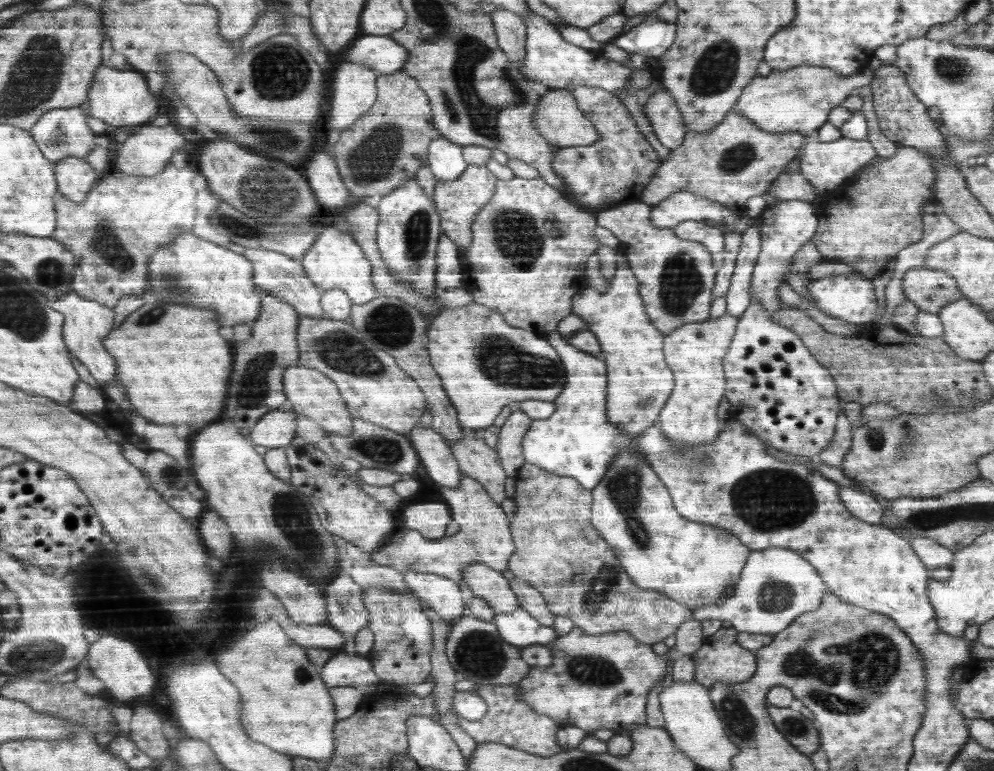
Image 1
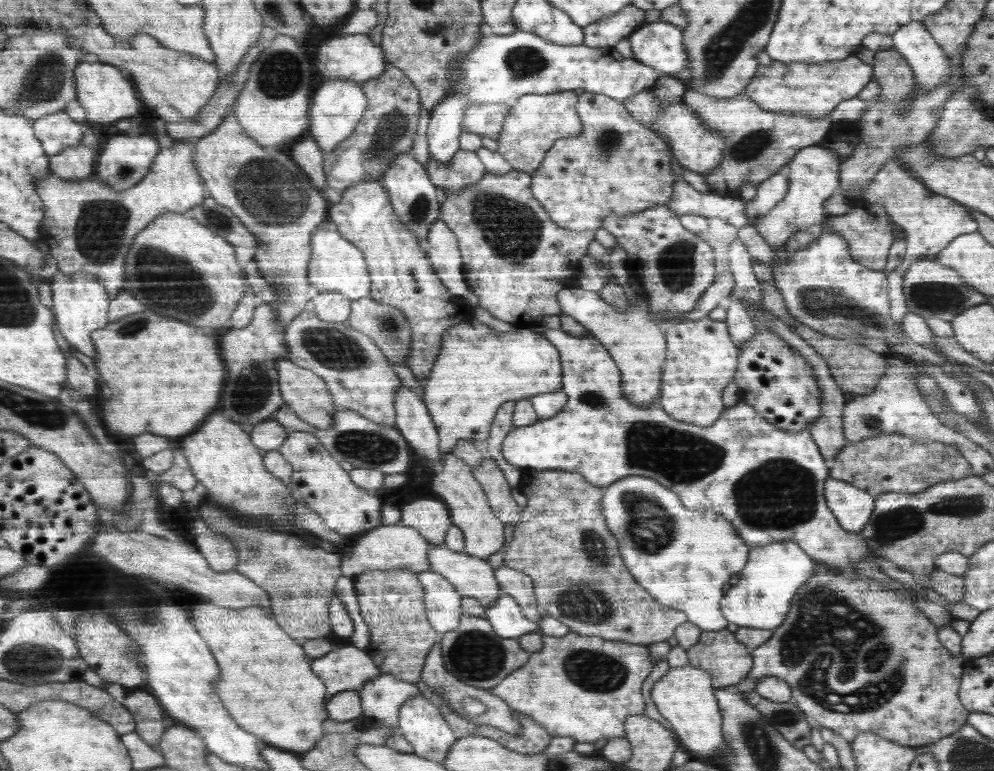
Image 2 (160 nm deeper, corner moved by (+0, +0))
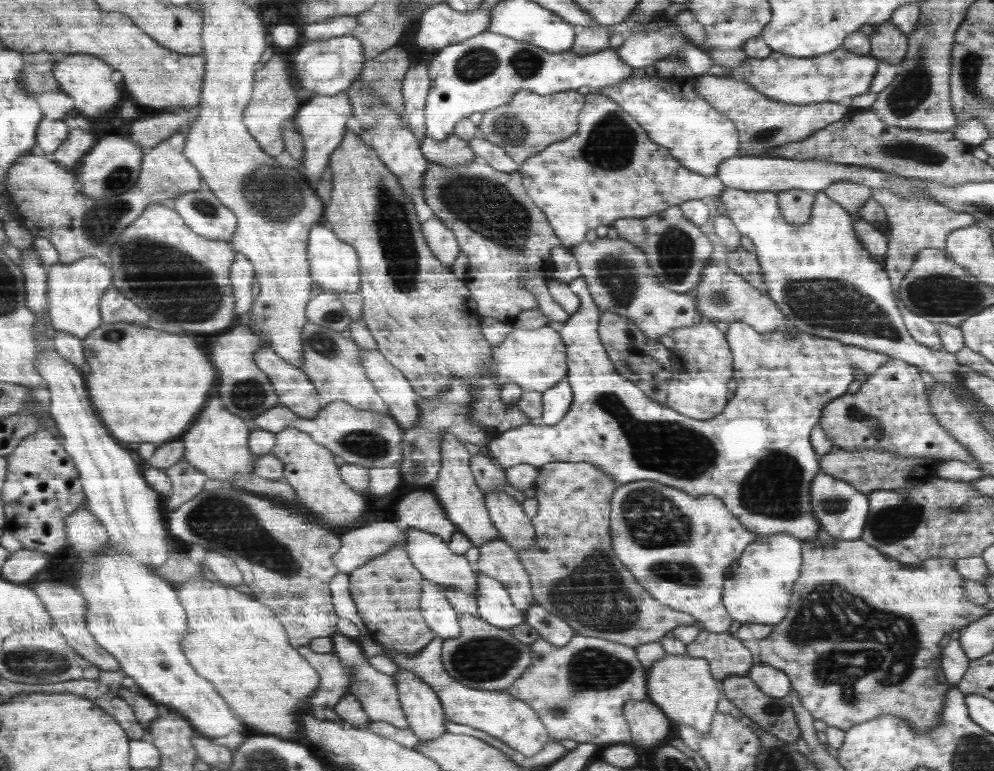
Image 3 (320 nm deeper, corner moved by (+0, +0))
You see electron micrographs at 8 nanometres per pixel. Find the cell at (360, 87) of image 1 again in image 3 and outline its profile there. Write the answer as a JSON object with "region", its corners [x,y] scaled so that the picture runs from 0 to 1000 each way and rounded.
{"region":[[[348,118],[336,123],[315,122],[308,128],[305,140],[300,143],[296,167],[305,175],[306,202],[305,209],[298,215],[306,219],[310,236],[321,239],[324,223],[330,215],[330,205],[344,187],[345,176],[349,171],[348,158],[355,148],[352,123]]]}

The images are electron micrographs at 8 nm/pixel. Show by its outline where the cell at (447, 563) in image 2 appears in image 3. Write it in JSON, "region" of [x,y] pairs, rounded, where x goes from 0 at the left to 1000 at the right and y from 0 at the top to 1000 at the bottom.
{"region":[[[409,684],[408,716],[416,737],[425,744],[428,752],[433,752],[440,759],[454,760],[461,767],[470,769],[481,768],[481,737],[473,732],[467,719],[459,719],[453,707],[447,703],[443,694],[435,693],[420,685]]]}

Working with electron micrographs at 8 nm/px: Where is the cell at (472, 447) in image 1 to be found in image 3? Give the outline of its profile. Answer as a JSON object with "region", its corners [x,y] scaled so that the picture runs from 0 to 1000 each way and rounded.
{"region":[[[494,636],[490,638],[489,655],[494,676],[502,686],[507,702],[518,713],[538,708],[540,693],[537,680],[517,646],[509,643],[505,636]]]}

